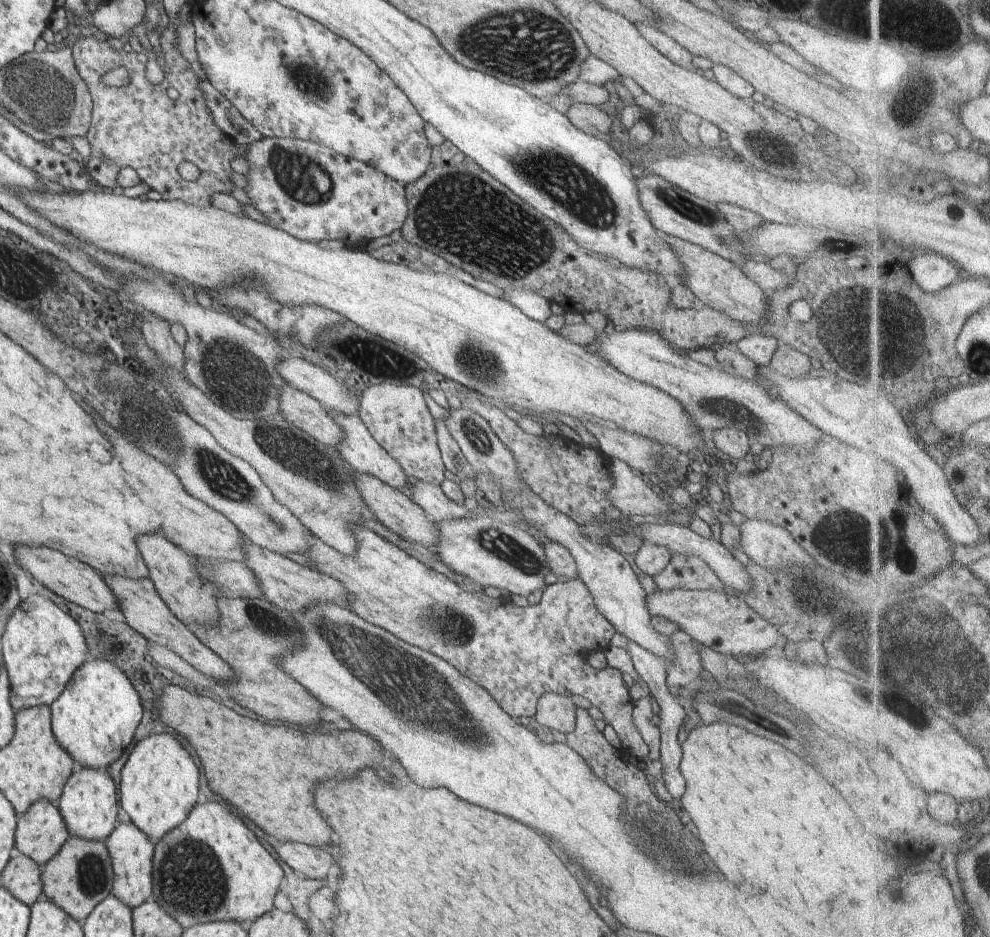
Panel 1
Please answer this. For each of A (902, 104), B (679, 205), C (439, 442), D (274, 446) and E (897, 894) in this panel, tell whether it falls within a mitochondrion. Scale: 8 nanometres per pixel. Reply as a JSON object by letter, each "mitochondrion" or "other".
{"A":"mitochondrion","B":"mitochondrion","C":"other","D":"mitochondrion","E":"other"}

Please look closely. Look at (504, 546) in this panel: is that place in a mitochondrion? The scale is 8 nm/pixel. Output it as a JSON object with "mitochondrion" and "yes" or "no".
{"mitochondrion":"yes"}

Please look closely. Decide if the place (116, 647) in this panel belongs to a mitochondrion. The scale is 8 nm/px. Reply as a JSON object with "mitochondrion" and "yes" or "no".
{"mitochondrion":"no"}

